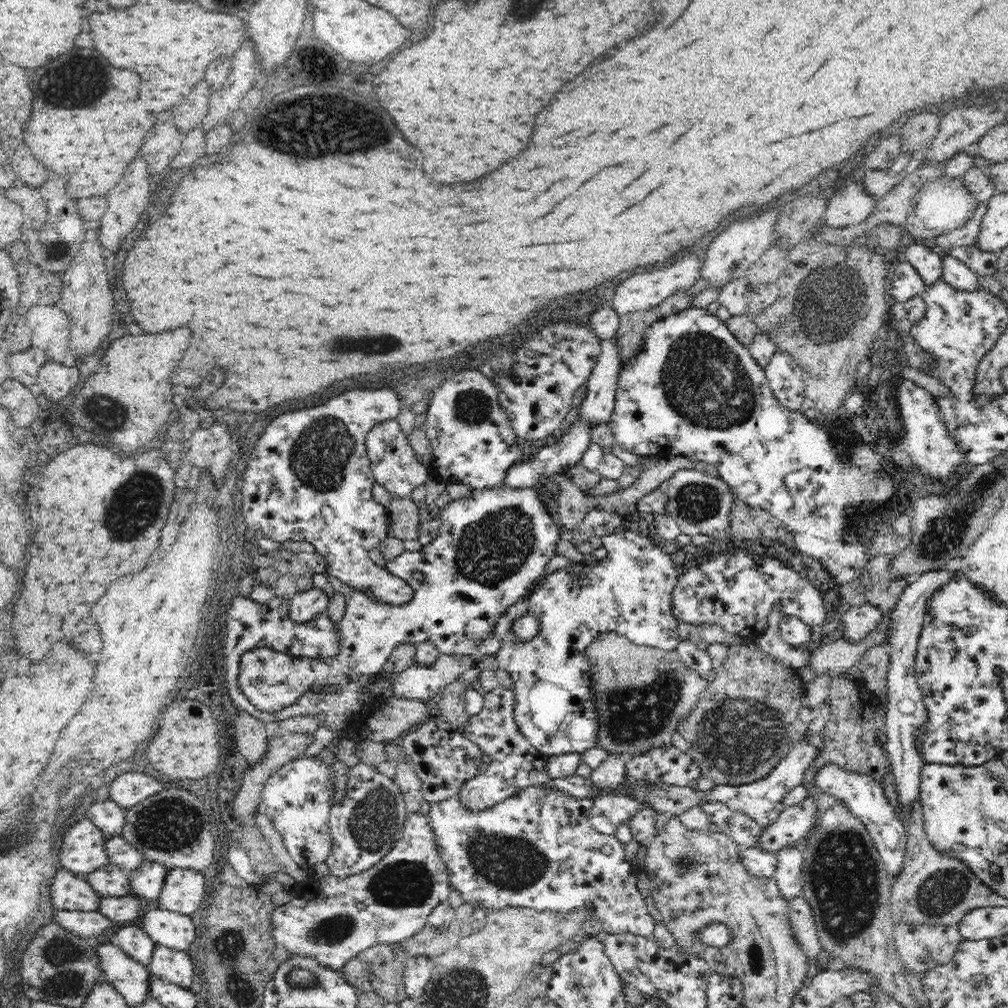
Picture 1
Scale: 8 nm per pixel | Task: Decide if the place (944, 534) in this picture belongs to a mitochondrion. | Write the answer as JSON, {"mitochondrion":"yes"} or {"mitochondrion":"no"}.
{"mitochondrion":"yes"}

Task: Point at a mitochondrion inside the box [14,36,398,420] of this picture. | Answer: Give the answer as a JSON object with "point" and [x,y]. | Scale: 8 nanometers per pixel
{"point":[312,123]}

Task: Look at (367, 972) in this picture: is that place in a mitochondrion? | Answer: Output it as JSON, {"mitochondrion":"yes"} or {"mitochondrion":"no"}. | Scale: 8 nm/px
{"mitochondrion":"yes"}

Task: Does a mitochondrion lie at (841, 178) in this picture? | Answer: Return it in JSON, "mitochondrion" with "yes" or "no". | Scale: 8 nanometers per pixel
{"mitochondrion":"no"}

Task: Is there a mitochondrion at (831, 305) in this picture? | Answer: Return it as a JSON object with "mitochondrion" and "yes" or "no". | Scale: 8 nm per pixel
{"mitochondrion":"yes"}

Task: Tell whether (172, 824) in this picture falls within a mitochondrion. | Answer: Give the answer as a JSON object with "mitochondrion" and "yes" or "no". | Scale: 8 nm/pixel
{"mitochondrion":"yes"}

